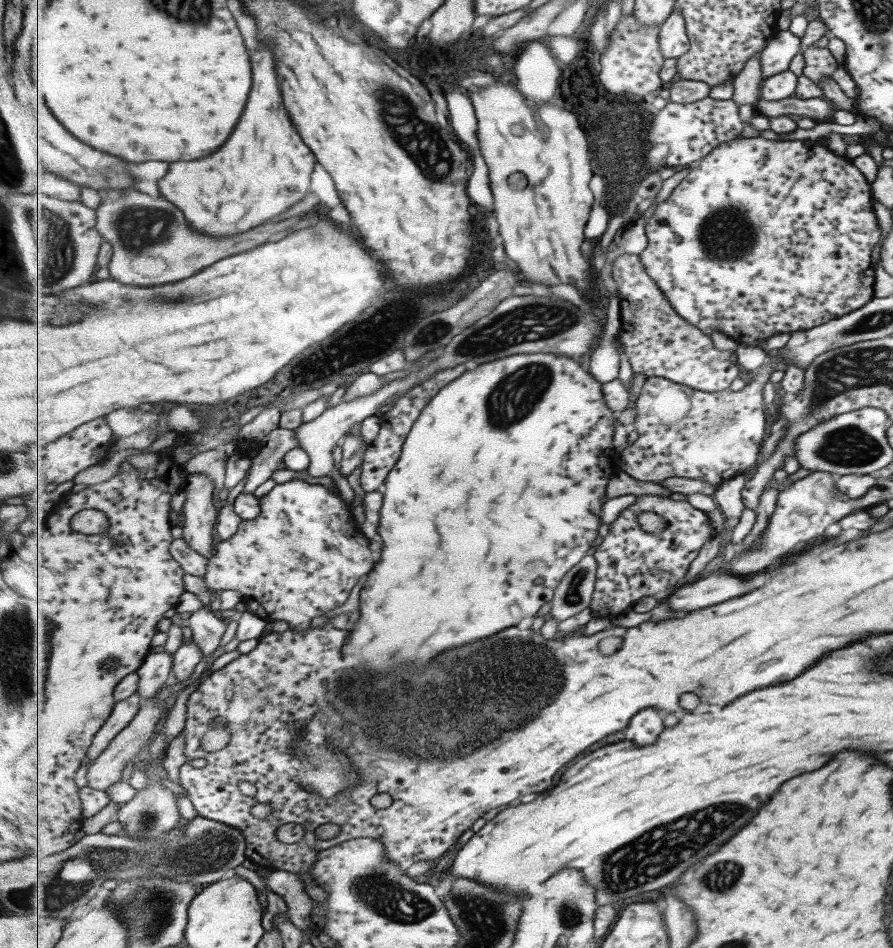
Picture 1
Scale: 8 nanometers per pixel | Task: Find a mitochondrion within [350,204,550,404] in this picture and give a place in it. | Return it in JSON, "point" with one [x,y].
{"point":[441,332]}

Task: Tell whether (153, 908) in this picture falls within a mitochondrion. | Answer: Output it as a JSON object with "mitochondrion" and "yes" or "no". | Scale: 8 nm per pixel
{"mitochondrion":"yes"}

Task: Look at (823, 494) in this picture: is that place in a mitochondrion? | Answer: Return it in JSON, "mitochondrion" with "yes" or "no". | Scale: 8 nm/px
{"mitochondrion":"no"}

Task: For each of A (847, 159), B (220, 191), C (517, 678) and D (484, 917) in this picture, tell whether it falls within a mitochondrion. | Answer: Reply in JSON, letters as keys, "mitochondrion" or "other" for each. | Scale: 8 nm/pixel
{"A":"other","B":"other","C":"mitochondrion","D":"mitochondrion"}

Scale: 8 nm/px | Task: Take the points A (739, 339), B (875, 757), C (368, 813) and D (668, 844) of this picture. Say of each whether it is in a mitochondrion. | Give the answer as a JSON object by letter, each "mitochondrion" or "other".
{"A":"other","B":"other","C":"other","D":"mitochondrion"}

